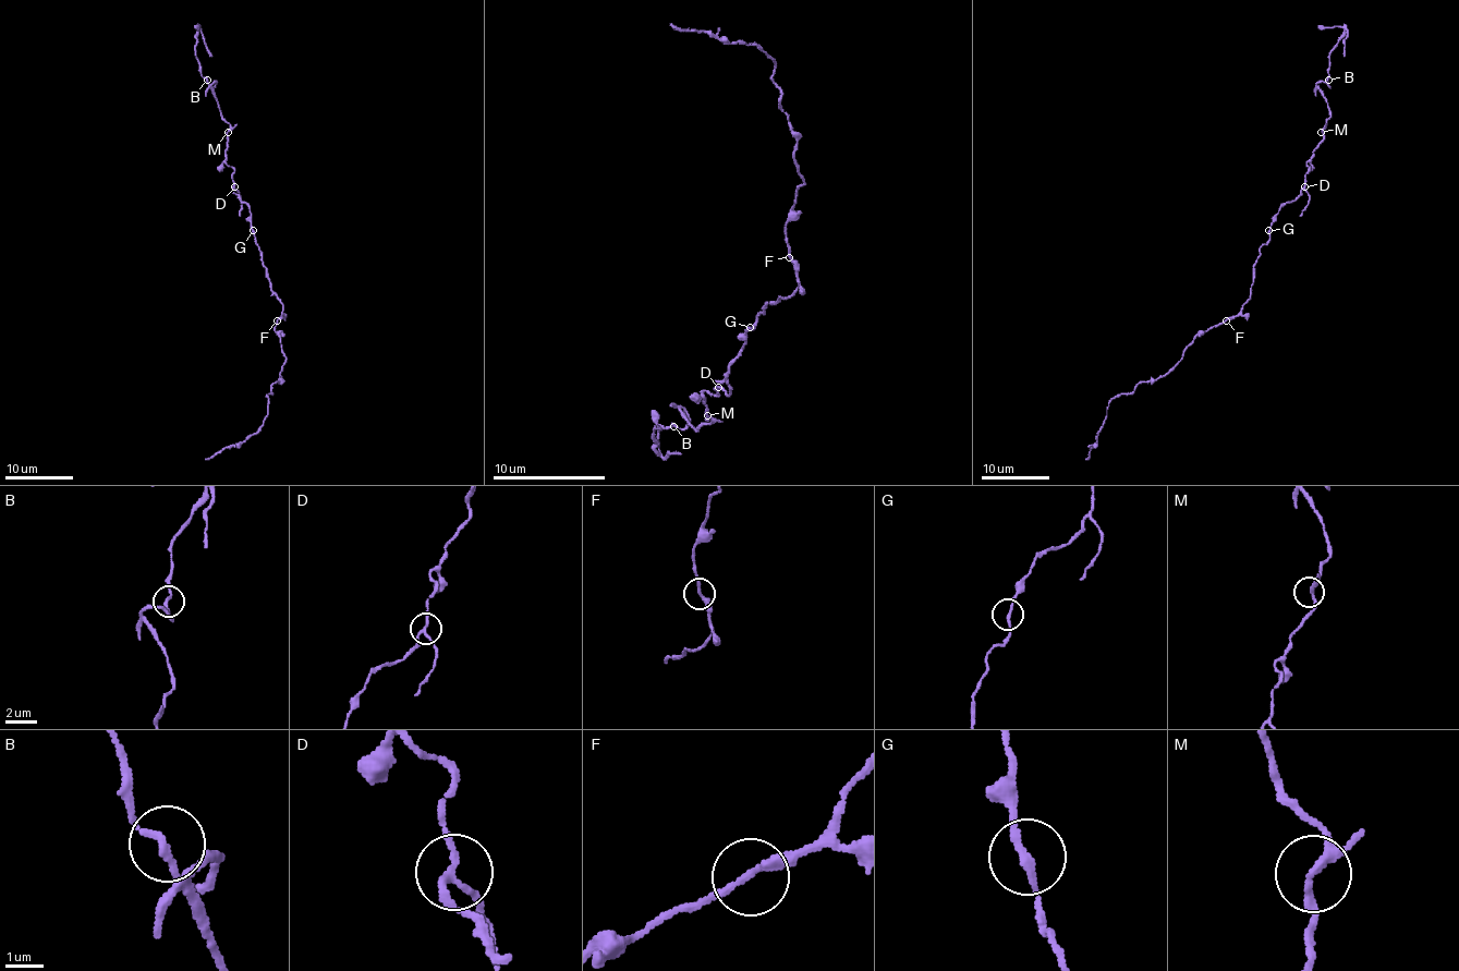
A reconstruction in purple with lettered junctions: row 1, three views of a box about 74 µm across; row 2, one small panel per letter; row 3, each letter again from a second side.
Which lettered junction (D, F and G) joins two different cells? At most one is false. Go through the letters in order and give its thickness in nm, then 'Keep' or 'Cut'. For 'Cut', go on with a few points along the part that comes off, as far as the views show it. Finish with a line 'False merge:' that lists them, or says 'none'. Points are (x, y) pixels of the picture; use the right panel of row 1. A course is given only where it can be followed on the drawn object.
D: Thickness 170 nm. Cut. Course of the part to remove: (1304, 186), (1308, 162), (1329, 117), (1316, 84), (1329, 86), (1329, 50), (1344, 33), (1341, 26), (1317, 25)
F: Thickness 190 nm. Keep
G: Thickness 180 nm. Keep
False merge: D

